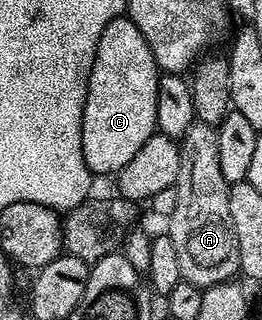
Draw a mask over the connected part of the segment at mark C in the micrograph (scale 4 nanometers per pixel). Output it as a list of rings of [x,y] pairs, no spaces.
[[[126,16],[114,18],[109,24],[105,24],[105,32],[101,32],[101,40],[97,44],[97,56],[93,60],[93,68],[89,76],[89,84],[87,85],[87,99],[85,100],[85,108],[83,109],[83,131],[81,132],[81,148],[85,156],[85,164],[91,169],[92,175],[111,174],[118,175],[121,168],[125,168],[125,164],[129,164],[129,160],[133,160],[133,156],[137,156],[141,144],[145,144],[145,140],[149,140],[149,136],[156,133],[157,130],[157,92],[159,91],[159,79],[161,71],[155,62],[153,52],[149,48],[149,44],[145,44],[145,36],[141,36],[141,28],[137,28],[137,24],[133,24],[133,20]]]

